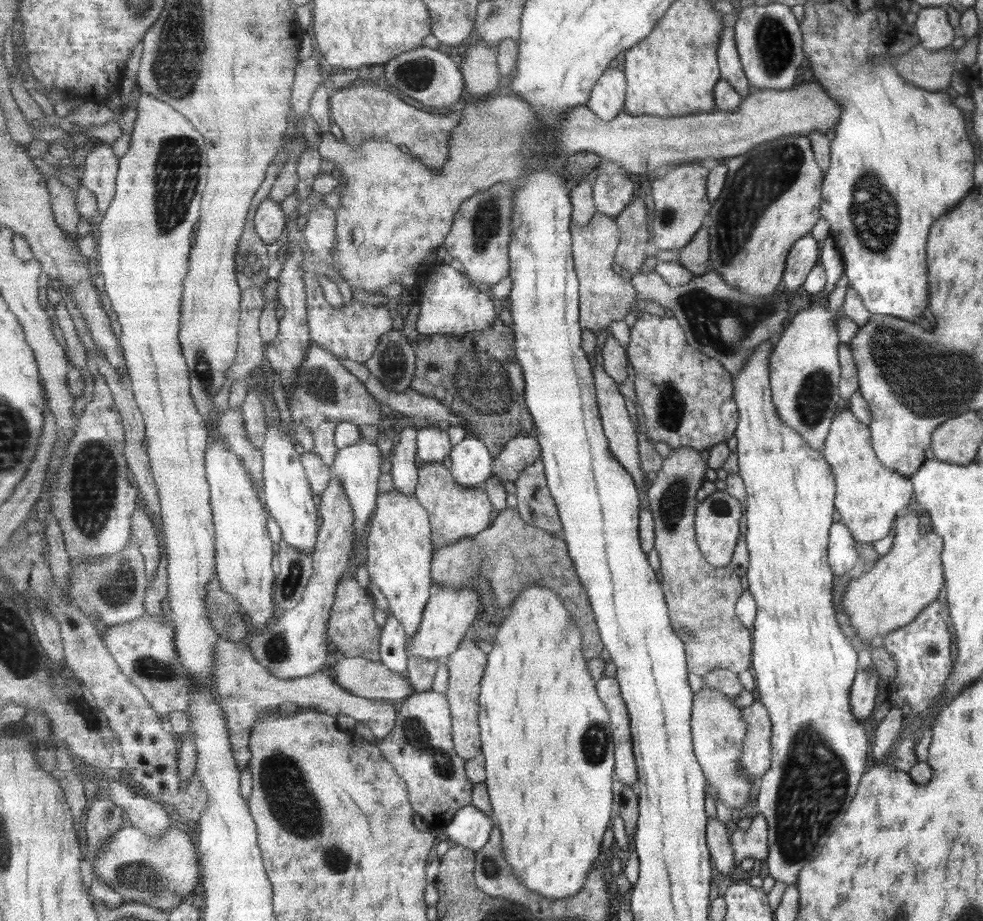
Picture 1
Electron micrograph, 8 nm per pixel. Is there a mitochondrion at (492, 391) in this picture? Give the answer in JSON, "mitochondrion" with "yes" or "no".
{"mitochondrion":"yes"}

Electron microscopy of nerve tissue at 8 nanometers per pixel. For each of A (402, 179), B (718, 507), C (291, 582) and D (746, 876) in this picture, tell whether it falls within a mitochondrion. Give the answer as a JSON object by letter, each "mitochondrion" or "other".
{"A":"other","B":"mitochondrion","C":"mitochondrion","D":"other"}

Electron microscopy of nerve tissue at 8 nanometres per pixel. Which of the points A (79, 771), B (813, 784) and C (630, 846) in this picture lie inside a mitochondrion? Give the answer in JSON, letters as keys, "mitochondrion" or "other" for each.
{"A":"other","B":"mitochondrion","C":"other"}

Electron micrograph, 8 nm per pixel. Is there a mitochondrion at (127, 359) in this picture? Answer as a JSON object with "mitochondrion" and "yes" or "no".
{"mitochondrion":"no"}

